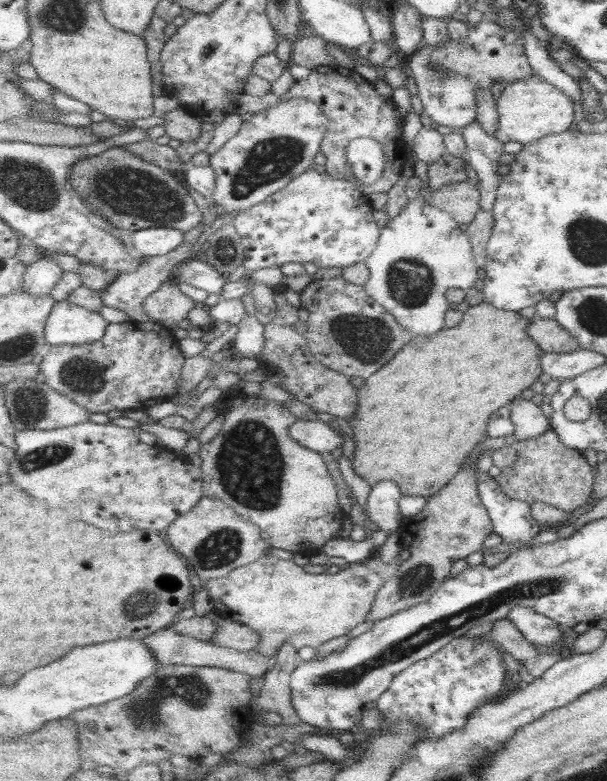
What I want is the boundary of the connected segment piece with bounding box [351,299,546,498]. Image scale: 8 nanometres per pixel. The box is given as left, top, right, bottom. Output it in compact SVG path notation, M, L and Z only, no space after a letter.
M483 299L480 303L471 304L471 307L465 312L464 322L460 326L454 328L447 327L438 332L436 340L432 338L432 335L416 335L414 340L396 356L393 362L390 362L386 368L382 368L382 371L378 372L377 375L366 380L364 386L358 388L361 398L360 412L358 412L358 418L351 422L353 434L356 440L358 440L353 458L353 466L357 475L367 480L370 484L394 480L402 487L404 495L422 495L428 498L434 497L446 486L450 485L454 478L465 468L466 462L480 446L480 443L484 443L489 439L489 424L494 413L499 412L500 408L504 408L508 404L512 405L514 401L522 396L522 392L526 388L534 386L534 382L545 373L542 358L544 358L546 352L534 341L534 338L530 337L529 326L533 323L533 320L534 317L528 319L521 316L518 312L502 310L488 300Z

